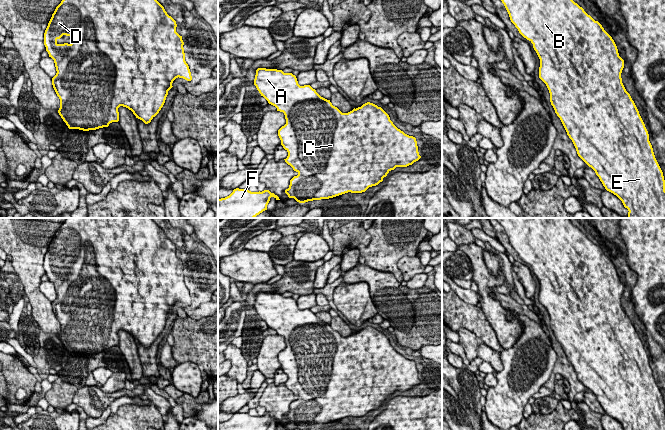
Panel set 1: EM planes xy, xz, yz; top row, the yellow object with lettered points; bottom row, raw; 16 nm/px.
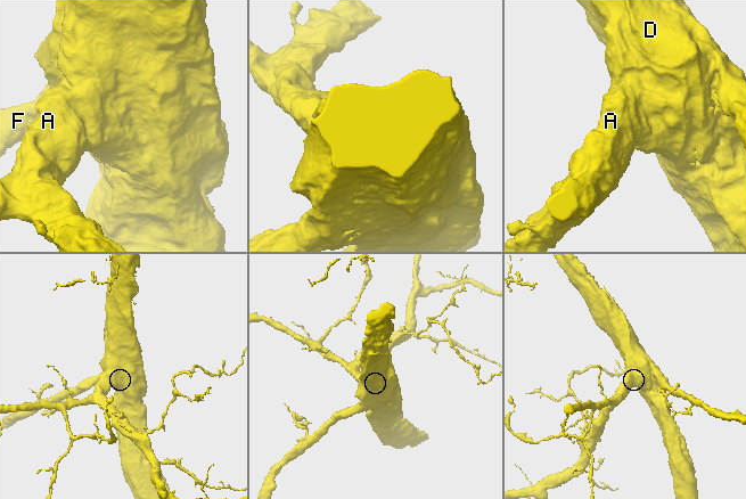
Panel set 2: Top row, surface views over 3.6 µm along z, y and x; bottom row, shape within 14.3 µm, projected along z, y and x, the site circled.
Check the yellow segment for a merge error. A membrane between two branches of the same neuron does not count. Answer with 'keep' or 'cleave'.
keep

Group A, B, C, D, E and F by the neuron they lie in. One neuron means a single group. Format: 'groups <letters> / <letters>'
groups A B C D E F

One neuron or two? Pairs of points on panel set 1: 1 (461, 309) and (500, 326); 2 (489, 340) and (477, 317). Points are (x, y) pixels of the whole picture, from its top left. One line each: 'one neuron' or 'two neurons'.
1: two neurons
2: one neuron

